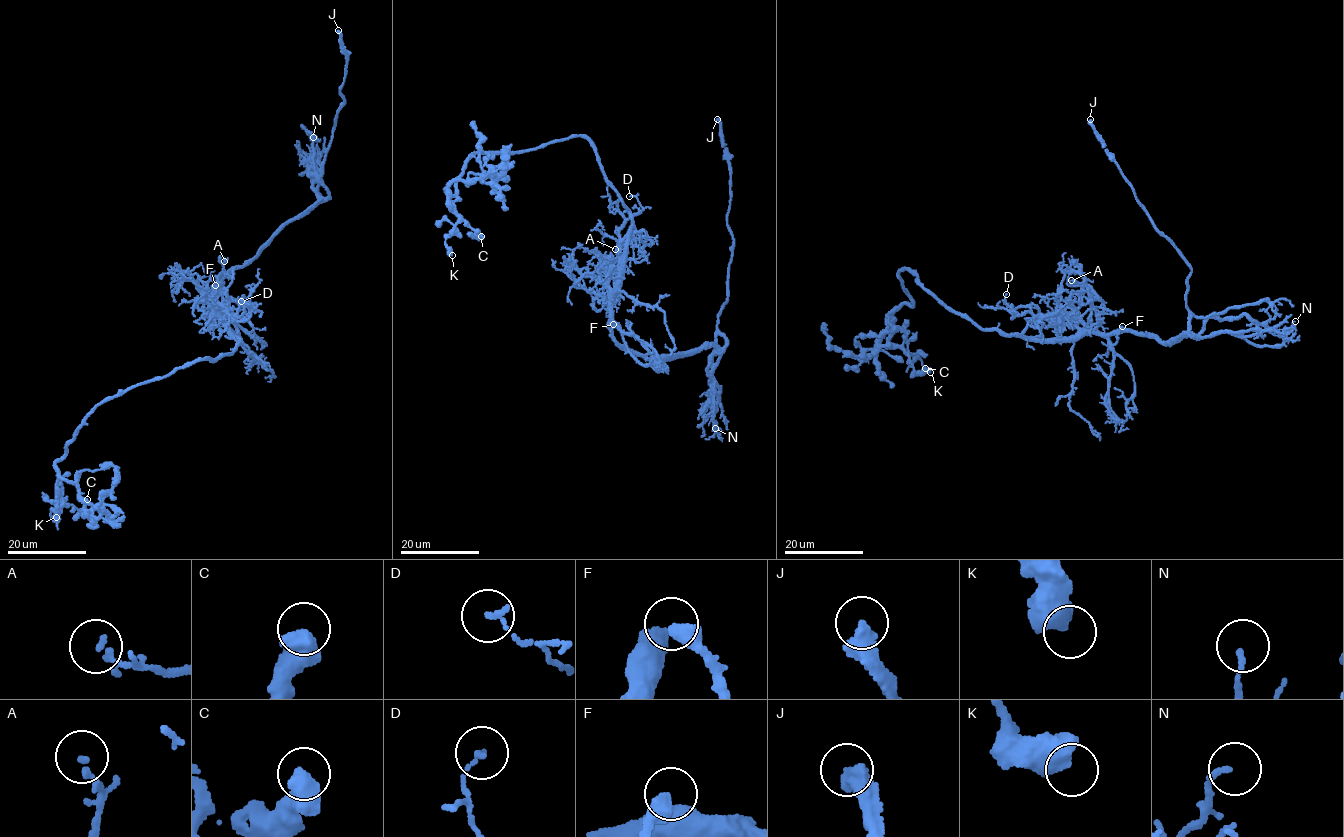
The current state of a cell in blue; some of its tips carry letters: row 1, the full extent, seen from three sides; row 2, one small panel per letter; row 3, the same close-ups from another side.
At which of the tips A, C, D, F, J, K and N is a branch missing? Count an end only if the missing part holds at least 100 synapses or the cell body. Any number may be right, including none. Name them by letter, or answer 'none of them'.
J

